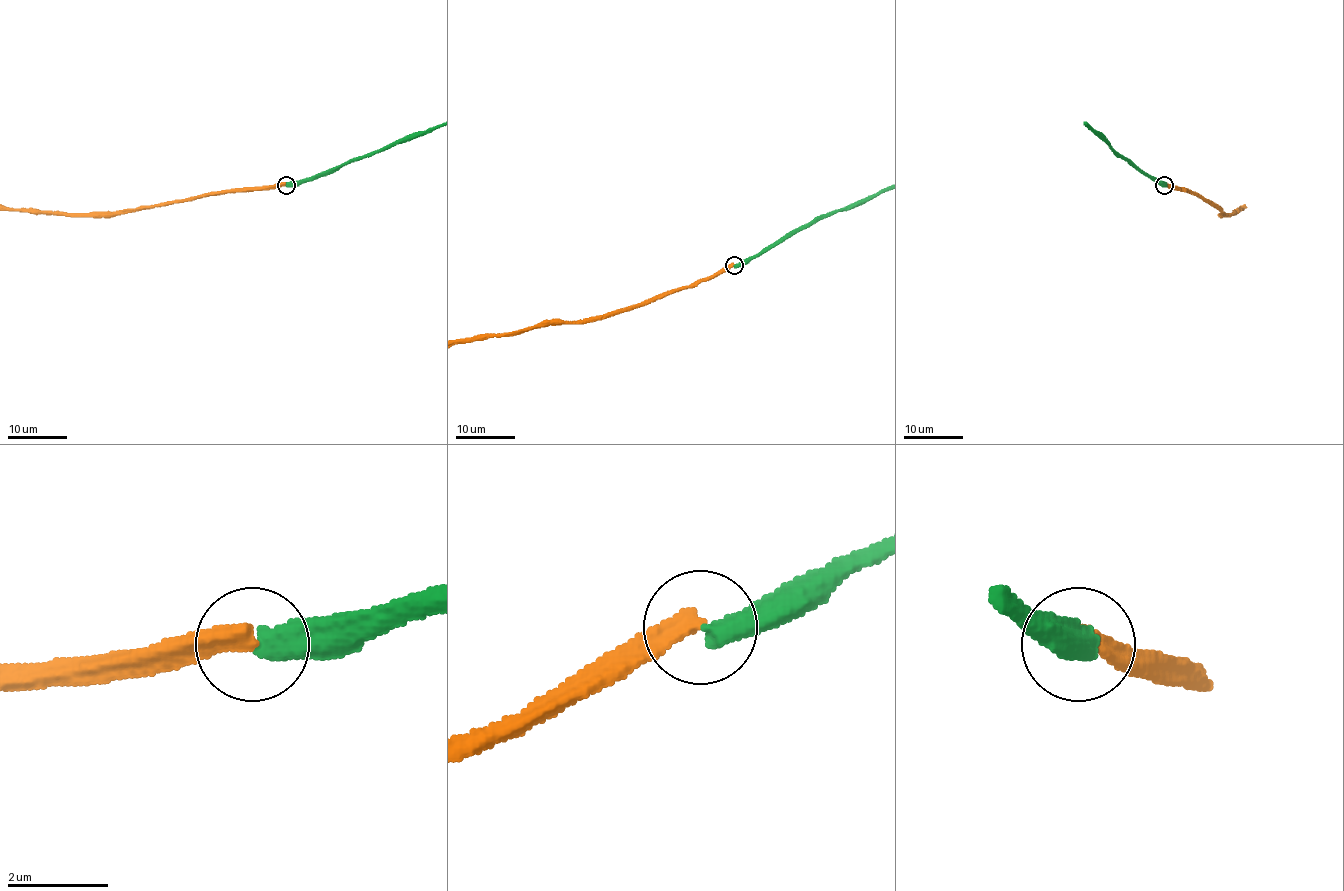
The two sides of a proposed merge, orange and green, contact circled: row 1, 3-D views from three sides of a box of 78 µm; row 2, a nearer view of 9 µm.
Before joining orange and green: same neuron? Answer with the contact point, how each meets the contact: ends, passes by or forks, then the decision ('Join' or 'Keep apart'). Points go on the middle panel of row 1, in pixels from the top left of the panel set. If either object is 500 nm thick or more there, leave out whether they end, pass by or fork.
Place: (734, 265). At the ring orange ends. At the ring green ends. Keep apart

